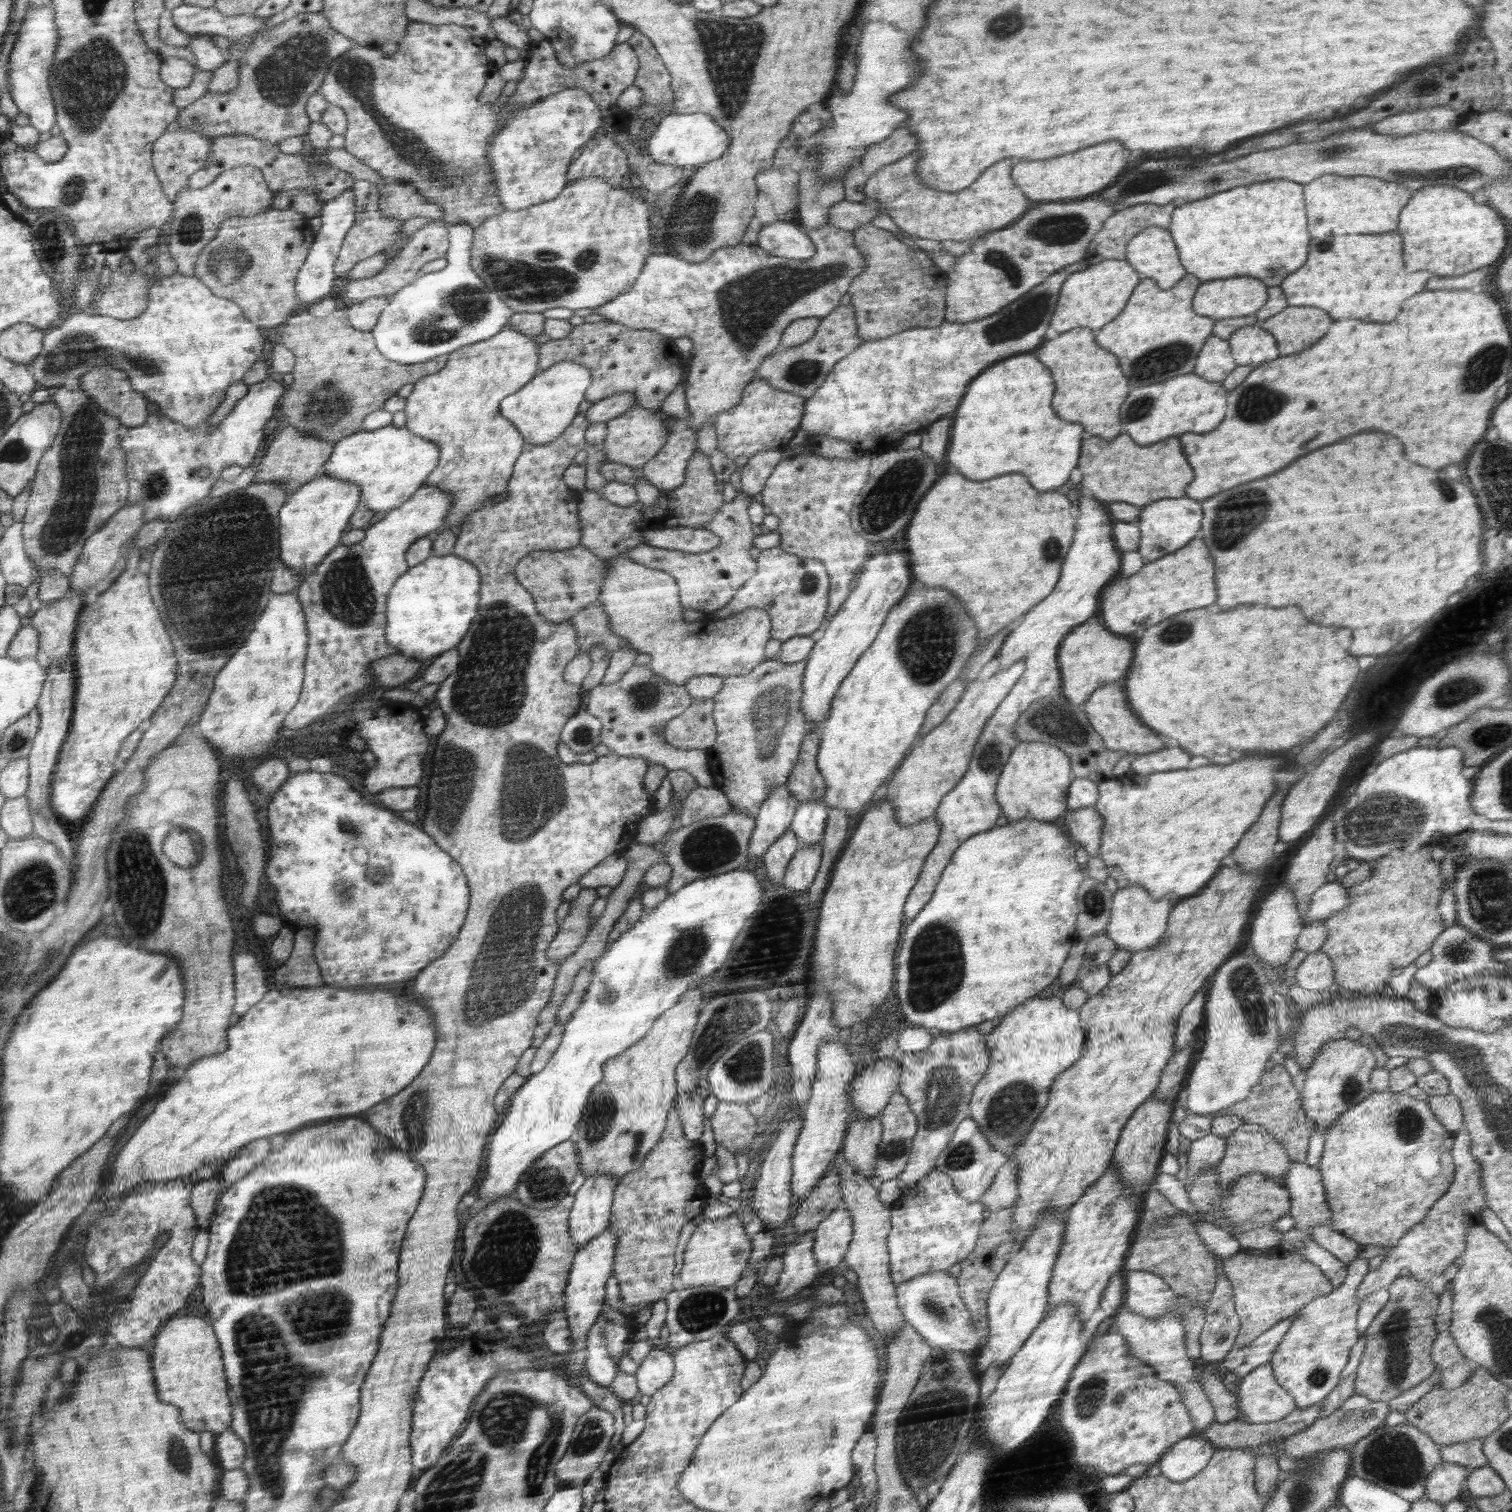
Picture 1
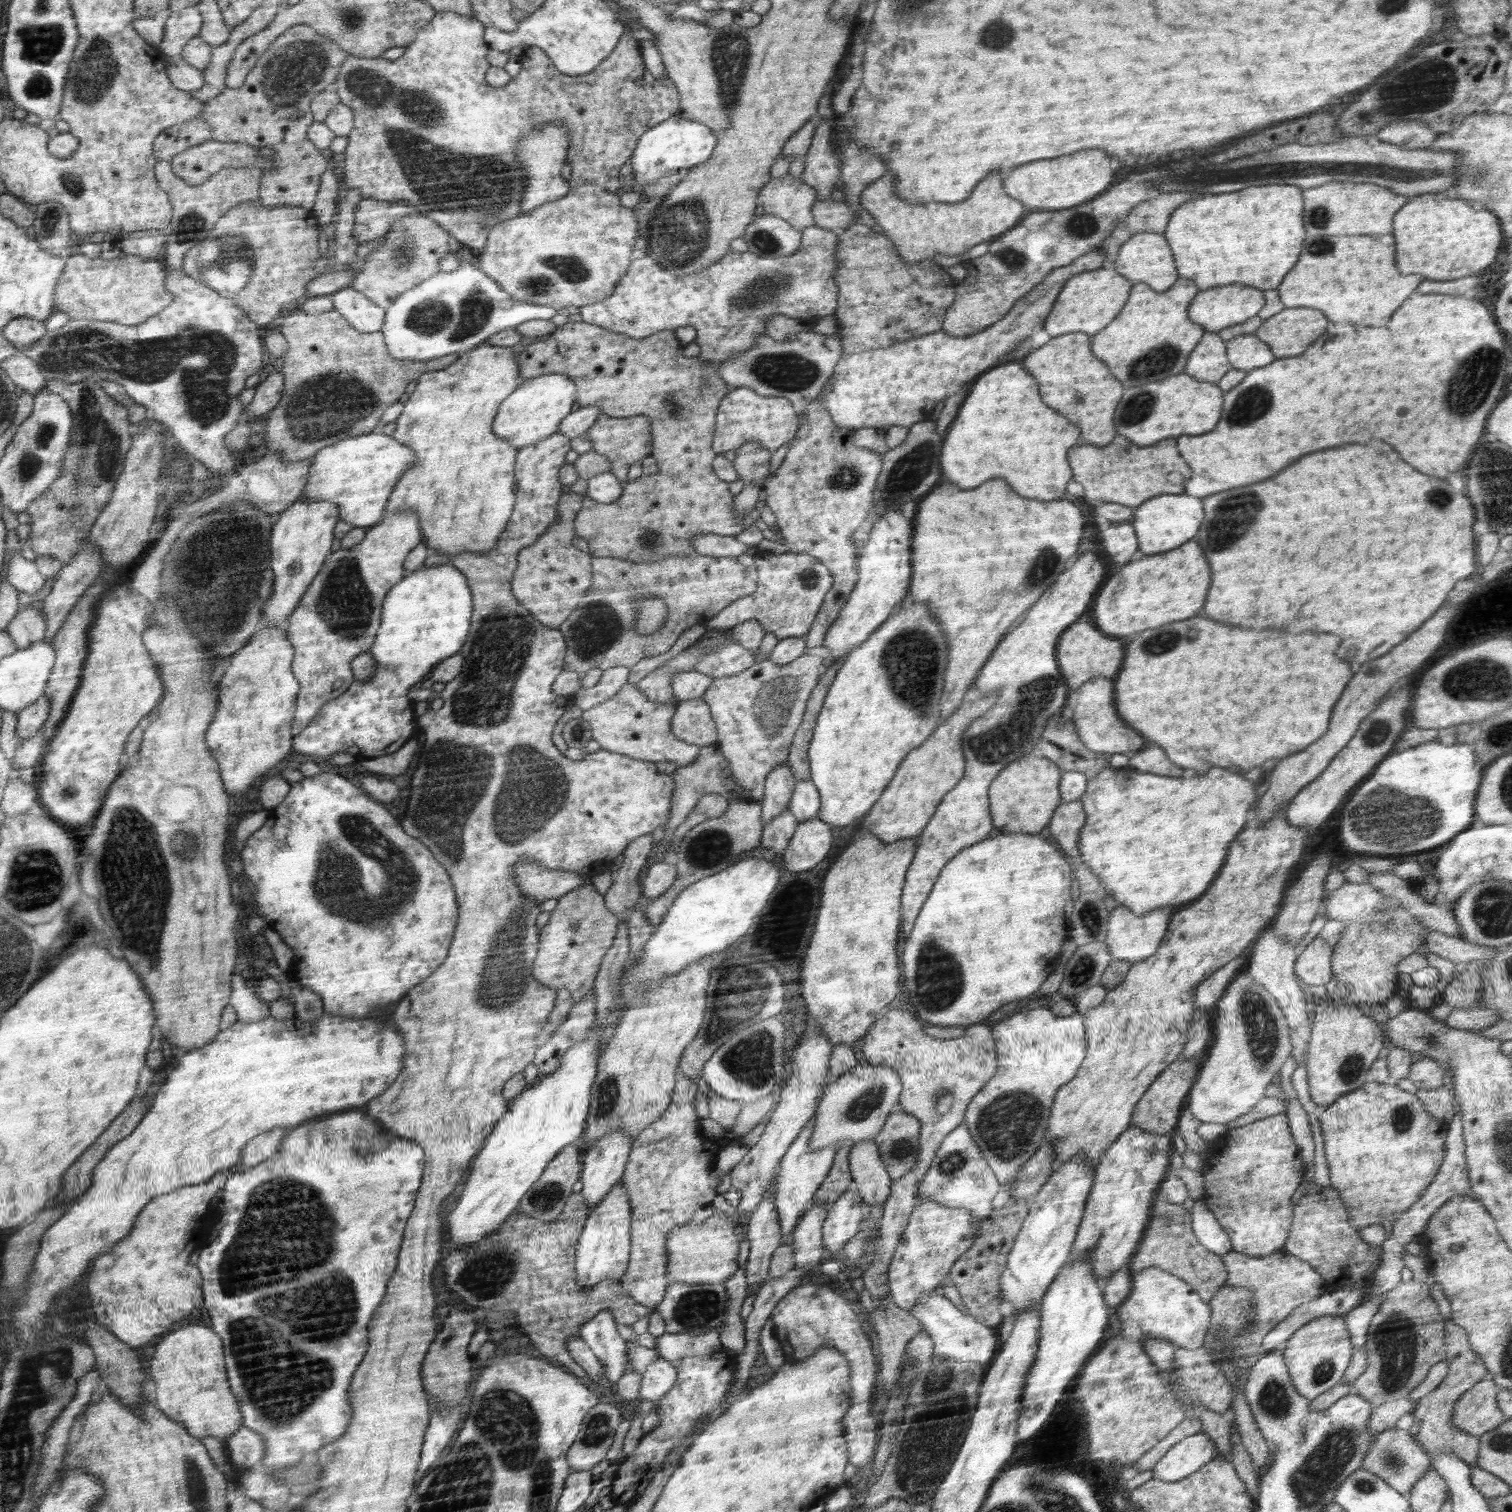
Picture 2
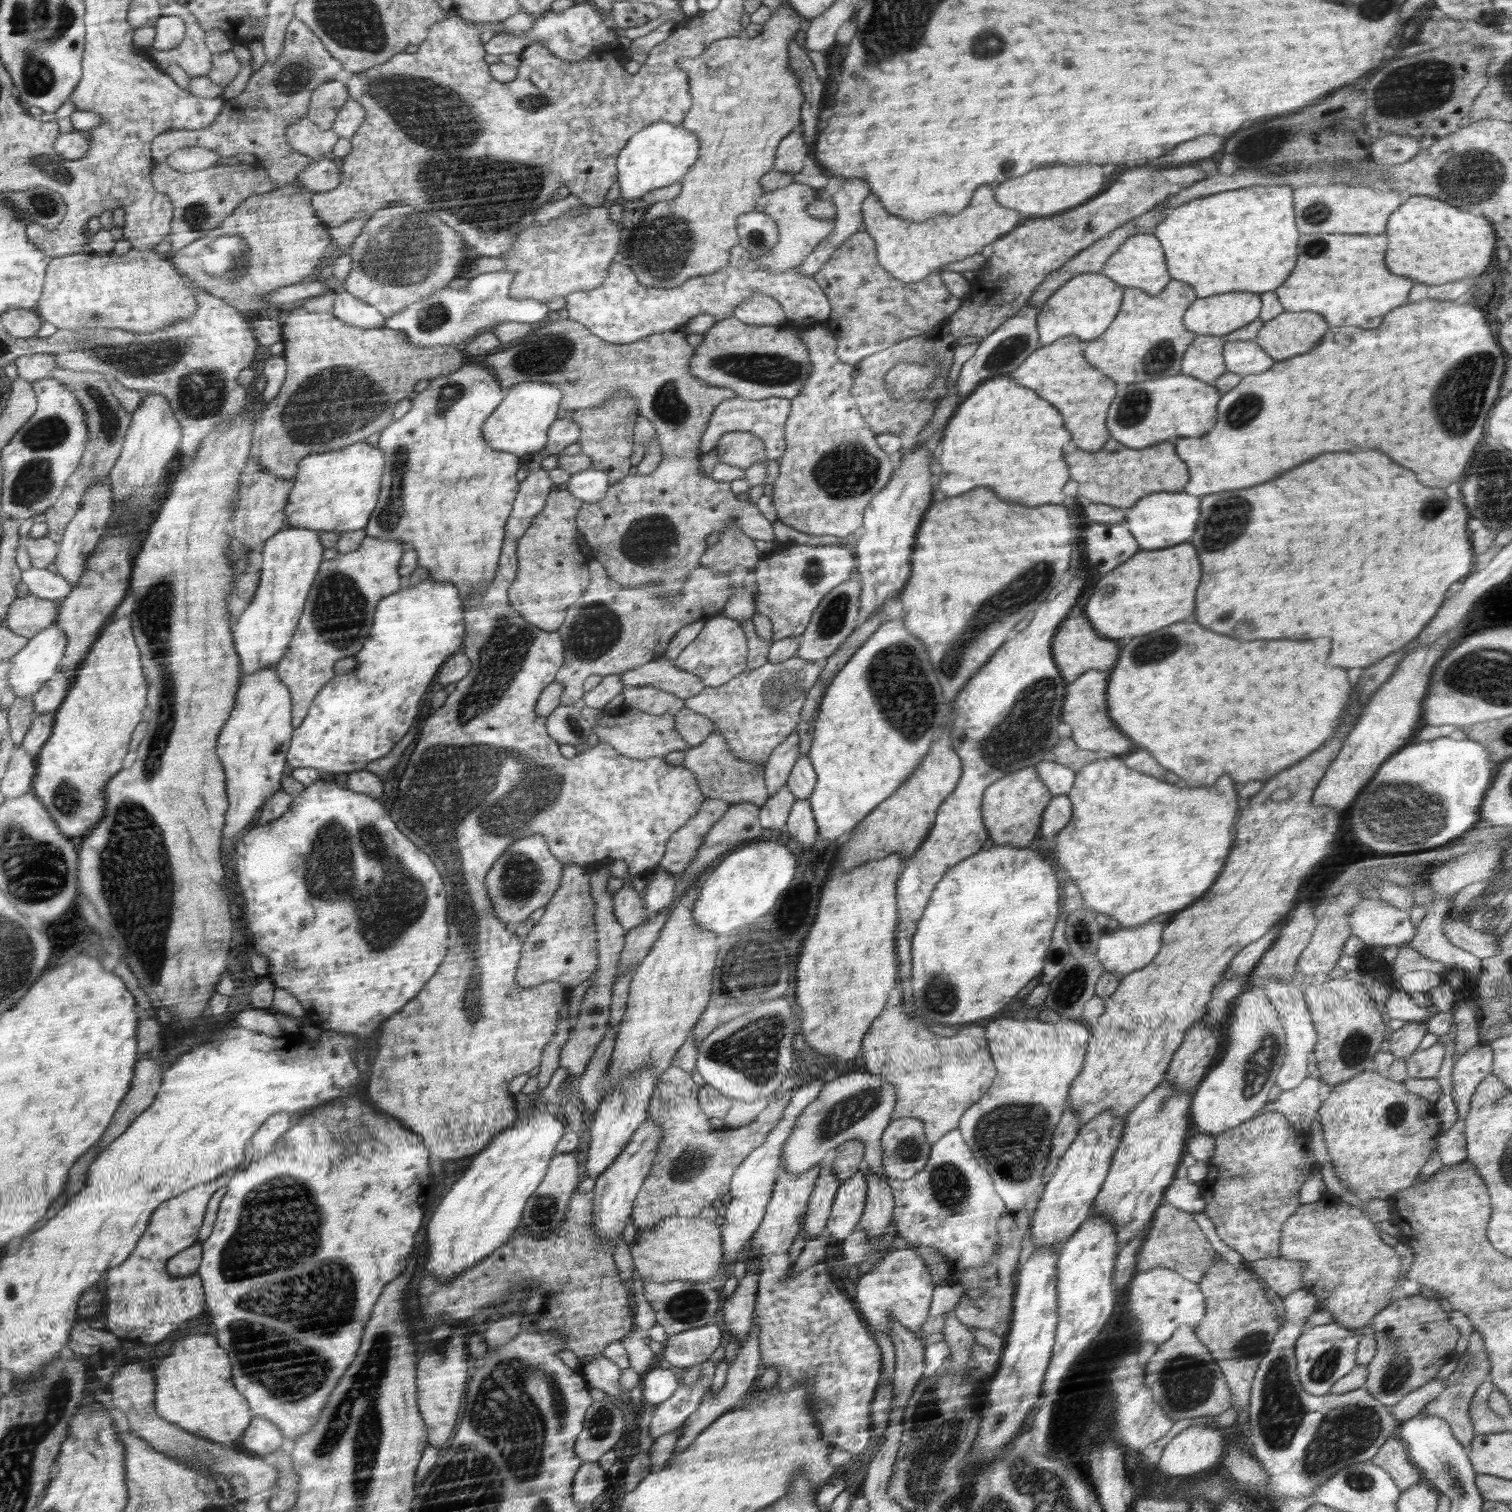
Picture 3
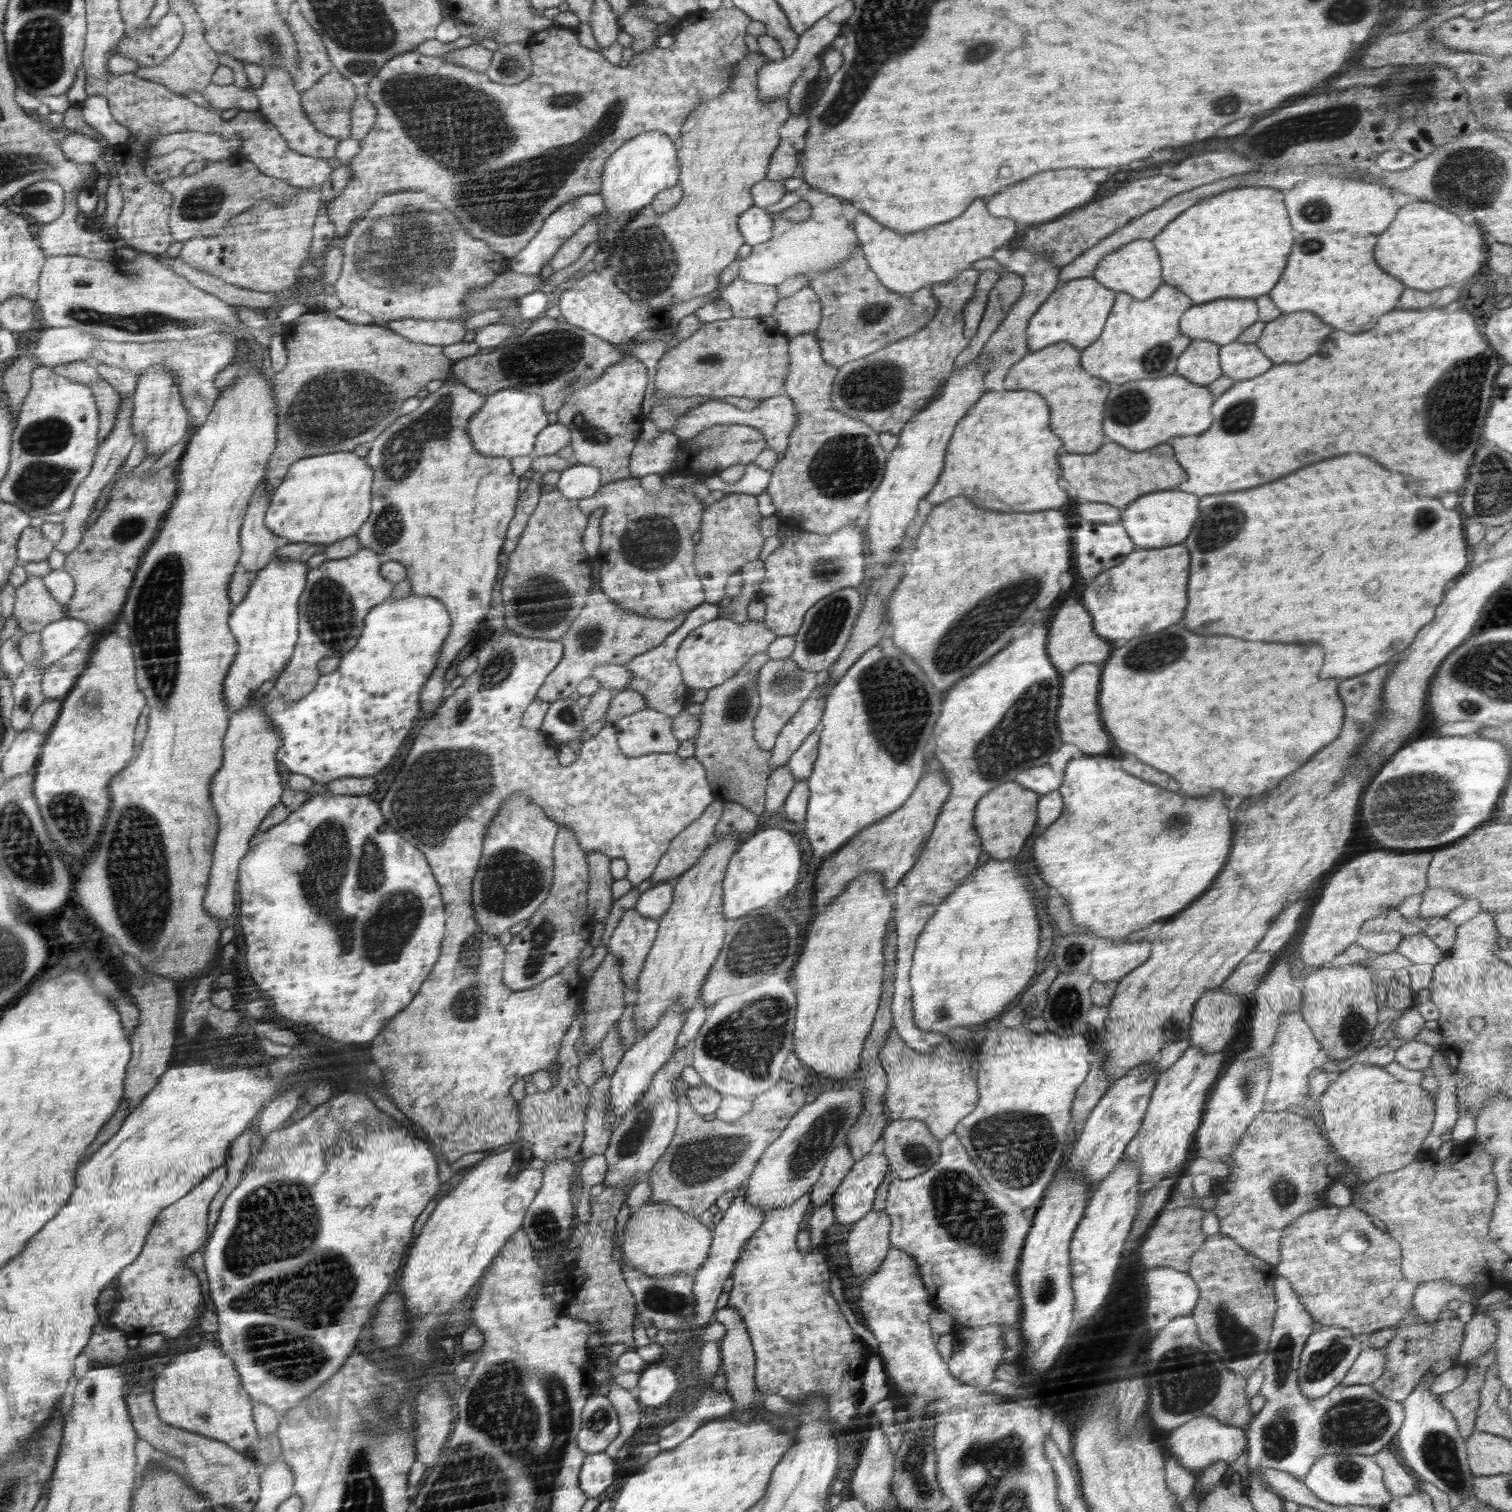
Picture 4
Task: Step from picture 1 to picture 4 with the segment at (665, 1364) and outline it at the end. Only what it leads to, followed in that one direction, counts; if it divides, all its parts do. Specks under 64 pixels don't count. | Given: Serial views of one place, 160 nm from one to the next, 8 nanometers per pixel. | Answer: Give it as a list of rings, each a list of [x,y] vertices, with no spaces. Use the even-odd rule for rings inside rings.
[[[657,1361],[648,1363],[640,1372],[634,1393],[642,1404],[660,1406],[674,1394],[676,1388],[678,1388],[678,1380],[676,1380],[676,1374],[672,1372],[672,1367],[664,1366]]]

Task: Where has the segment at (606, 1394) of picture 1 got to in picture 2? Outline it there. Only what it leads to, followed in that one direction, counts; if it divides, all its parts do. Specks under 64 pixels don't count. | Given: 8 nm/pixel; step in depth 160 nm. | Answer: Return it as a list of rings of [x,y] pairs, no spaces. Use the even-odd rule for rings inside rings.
[[[582,1193],[572,1195],[567,1199],[563,1215],[550,1223],[528,1217],[526,1213],[512,1213],[512,1220],[508,1220],[508,1224],[504,1224],[496,1234],[468,1247],[450,1249],[442,1264],[442,1284],[449,1288],[448,1294],[456,1296],[466,1309],[512,1304],[518,1312],[518,1322],[536,1349],[589,1382],[591,1378],[568,1351],[568,1337],[578,1337],[581,1328],[607,1308],[616,1324],[628,1325],[650,1314],[652,1308],[628,1296],[618,1279],[603,1280],[590,1290],[579,1285],[575,1258],[587,1223],[584,1202]]]

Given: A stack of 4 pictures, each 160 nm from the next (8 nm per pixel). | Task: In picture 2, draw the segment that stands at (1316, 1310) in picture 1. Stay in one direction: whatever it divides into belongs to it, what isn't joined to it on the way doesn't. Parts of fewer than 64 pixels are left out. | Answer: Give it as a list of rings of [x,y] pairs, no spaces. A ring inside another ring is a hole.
[[[1326,1315],[1298,1327],[1285,1343],[1283,1357],[1296,1390],[1306,1399],[1314,1400],[1341,1381],[1353,1354],[1343,1315]]]

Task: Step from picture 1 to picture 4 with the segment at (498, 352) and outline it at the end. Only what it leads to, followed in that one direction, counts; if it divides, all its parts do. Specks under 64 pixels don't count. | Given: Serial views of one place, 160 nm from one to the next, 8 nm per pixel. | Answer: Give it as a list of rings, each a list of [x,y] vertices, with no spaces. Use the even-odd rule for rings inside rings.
[[[451,380],[436,392],[426,393],[421,397],[420,406],[410,414],[401,414],[382,434],[370,442],[366,459],[376,468],[376,504],[371,504],[372,520],[364,524],[355,535],[362,549],[370,548],[379,553],[382,559],[395,560],[406,567],[406,580],[410,582],[411,594],[416,596],[434,596],[450,615],[452,636],[446,635],[438,657],[439,667],[424,683],[420,691],[418,706],[420,714],[429,718],[438,710],[444,698],[444,678],[448,666],[456,660],[460,650],[470,642],[474,632],[481,626],[486,612],[490,610],[492,586],[495,586],[498,572],[498,556],[506,538],[508,524],[514,516],[516,500],[518,500],[518,476],[512,474],[510,459],[482,458],[474,450],[467,428],[472,415],[486,402],[487,395],[478,393],[468,386]],[[454,478],[474,478],[484,480],[484,494],[454,494],[454,492],[438,492],[432,484],[436,482],[452,482]]]

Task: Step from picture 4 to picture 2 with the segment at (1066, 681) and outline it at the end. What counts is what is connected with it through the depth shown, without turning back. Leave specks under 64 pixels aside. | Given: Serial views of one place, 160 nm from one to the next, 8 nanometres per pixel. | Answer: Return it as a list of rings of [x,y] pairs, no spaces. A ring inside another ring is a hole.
[[[1096,677],[1089,680],[1078,690],[1068,692],[1066,705],[1072,709],[1072,719],[1078,730],[1078,737],[1088,750],[1098,753],[1108,752],[1108,756],[1123,753],[1133,755],[1136,750],[1144,749],[1142,738],[1117,715],[1114,700],[1115,679],[1116,677]]]

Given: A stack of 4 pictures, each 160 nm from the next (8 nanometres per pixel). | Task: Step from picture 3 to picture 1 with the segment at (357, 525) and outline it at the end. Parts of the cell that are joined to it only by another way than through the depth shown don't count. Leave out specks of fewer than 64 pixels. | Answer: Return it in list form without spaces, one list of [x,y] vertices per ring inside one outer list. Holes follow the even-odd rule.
[[[390,424],[372,431],[362,430],[347,436],[346,439],[339,440],[334,446],[331,458],[323,464],[322,473],[336,480],[351,480],[353,484],[359,484],[362,488],[359,504],[381,516],[410,499],[435,470],[440,458],[440,444],[418,436],[406,427],[397,428]]]

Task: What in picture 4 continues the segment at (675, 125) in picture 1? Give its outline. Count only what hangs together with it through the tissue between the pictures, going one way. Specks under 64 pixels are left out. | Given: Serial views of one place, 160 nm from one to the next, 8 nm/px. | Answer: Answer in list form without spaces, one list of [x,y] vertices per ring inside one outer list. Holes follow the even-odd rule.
[[[658,131],[635,136],[634,139],[624,143],[604,166],[602,190],[598,192],[604,201],[603,214],[622,216],[622,212],[632,212],[649,206],[650,200],[659,192],[680,184],[679,180],[678,143],[674,143],[667,133]]]

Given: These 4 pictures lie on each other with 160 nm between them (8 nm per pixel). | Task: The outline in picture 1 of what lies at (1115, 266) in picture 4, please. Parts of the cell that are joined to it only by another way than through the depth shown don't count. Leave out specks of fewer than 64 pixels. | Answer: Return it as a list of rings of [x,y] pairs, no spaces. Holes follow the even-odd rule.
[[[1148,227],[1128,241],[1128,262],[1140,279],[1152,279],[1162,289],[1173,288],[1188,273],[1184,271],[1176,244],[1166,228]]]

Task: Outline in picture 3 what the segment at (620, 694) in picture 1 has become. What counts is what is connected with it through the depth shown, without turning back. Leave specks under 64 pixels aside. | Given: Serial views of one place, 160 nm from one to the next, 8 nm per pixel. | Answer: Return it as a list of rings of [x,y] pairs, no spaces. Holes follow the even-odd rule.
[[[624,704],[610,711],[601,710],[597,722],[591,724],[591,729],[600,742],[610,744],[616,752],[632,759],[662,758],[671,752],[688,752],[692,748],[678,735],[674,716],[669,713],[664,716],[648,714],[636,708],[626,707]]]

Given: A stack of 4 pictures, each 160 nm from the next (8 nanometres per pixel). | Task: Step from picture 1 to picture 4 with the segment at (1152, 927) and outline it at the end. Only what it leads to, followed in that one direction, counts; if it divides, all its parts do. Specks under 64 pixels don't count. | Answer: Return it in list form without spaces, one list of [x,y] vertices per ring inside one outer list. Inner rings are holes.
[[[1098,938],[1091,952],[1089,973],[1100,982],[1118,982],[1150,956],[1150,942],[1120,944],[1119,940]]]

